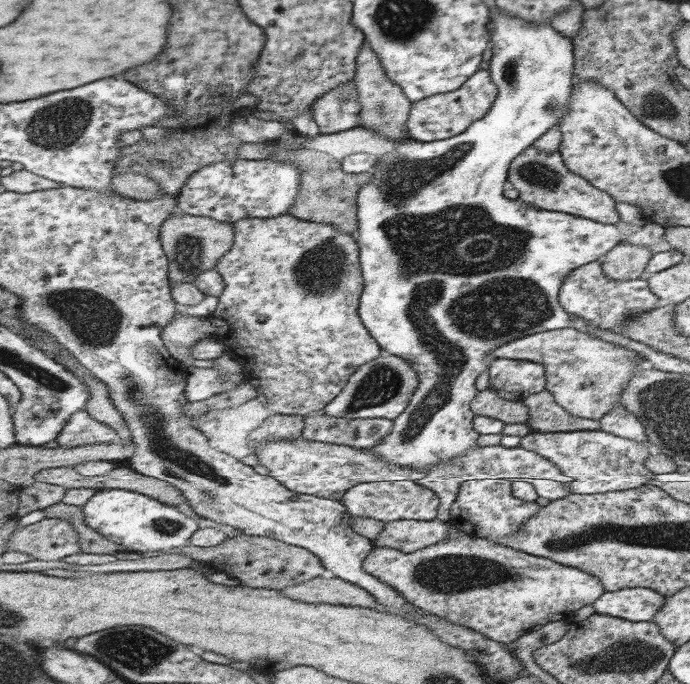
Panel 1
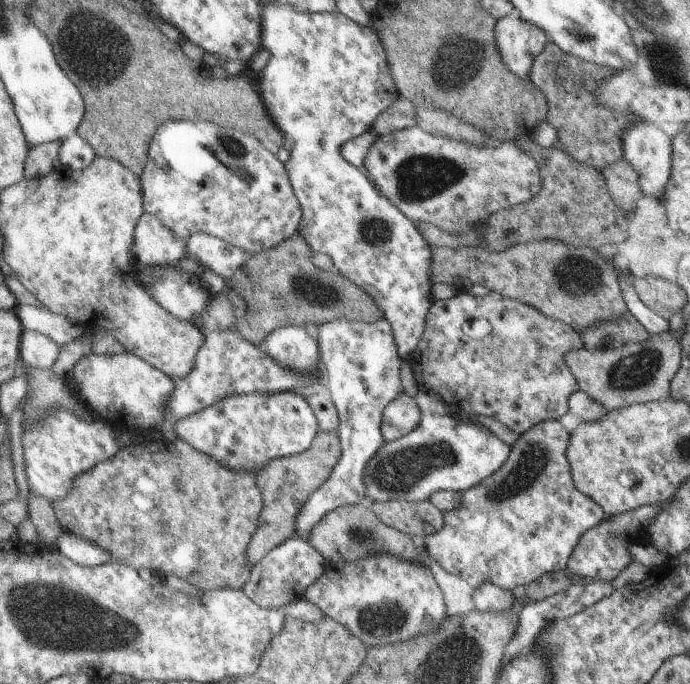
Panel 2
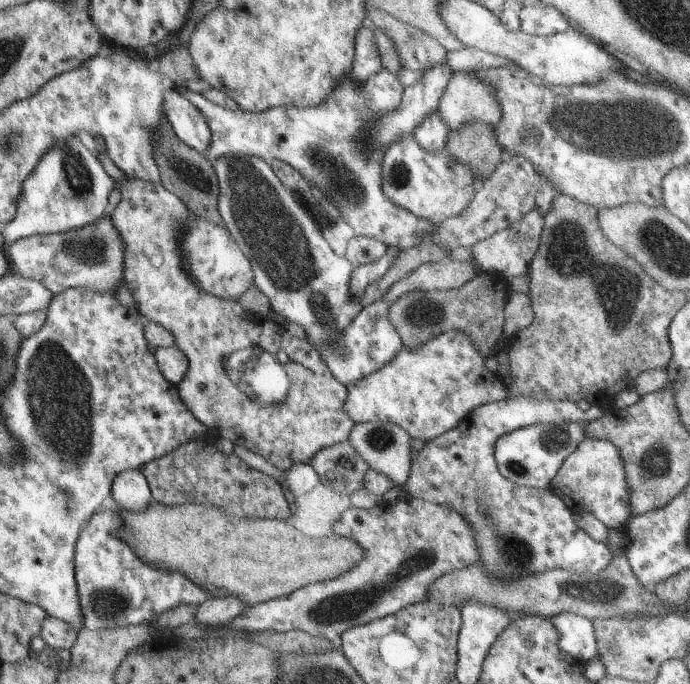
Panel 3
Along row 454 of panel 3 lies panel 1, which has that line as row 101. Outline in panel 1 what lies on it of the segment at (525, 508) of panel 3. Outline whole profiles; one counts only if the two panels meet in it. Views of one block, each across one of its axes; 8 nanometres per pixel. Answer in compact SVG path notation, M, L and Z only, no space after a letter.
M480 70L462 87L452 93L443 93L412 103L405 127L410 139L432 142L458 136L476 120L480 120L494 107L498 99L498 86L492 82L489 70Z

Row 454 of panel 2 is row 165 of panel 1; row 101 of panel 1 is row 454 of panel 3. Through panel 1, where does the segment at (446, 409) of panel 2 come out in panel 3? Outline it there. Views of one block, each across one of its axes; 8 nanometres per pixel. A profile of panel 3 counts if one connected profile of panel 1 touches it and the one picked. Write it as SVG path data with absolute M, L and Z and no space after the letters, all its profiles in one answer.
M541 423L506 434L499 439L499 443L495 447L495 458L498 460L499 471L515 484L541 490L550 489L552 482L562 469L563 463L575 453L585 440L585 436L586 424L584 423L559 426Z

